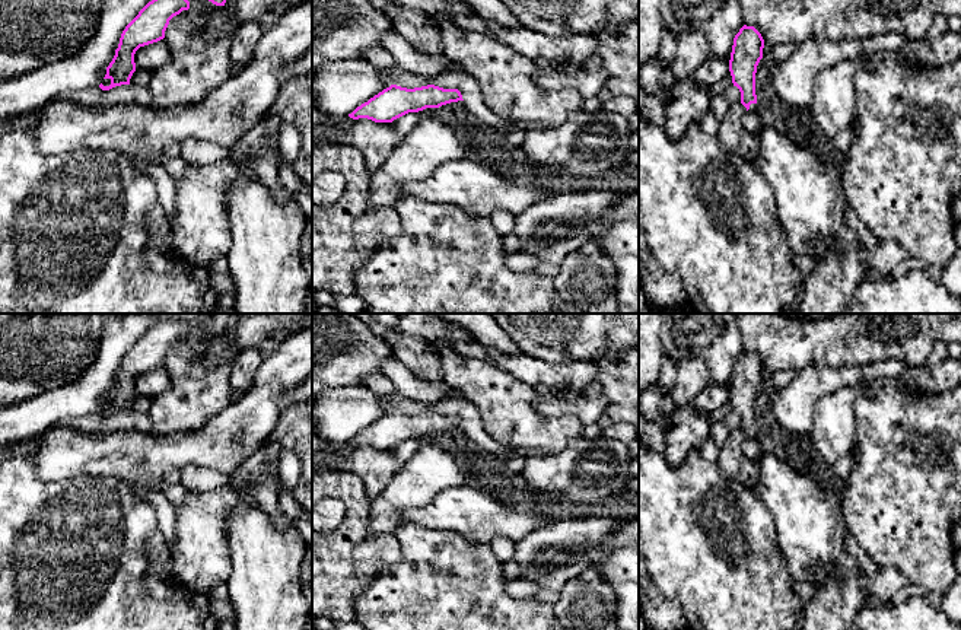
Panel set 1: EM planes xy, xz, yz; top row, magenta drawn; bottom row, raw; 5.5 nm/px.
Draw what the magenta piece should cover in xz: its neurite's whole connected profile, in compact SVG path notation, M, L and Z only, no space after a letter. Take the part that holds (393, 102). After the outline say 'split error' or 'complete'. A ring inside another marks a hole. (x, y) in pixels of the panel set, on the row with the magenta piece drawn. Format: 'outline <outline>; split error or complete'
outline M391 85L357 106L349 117L353 120L367 118L375 122L392 122L408 112L439 108L458 101L464 101L458 89L443 89L435 85L407 89Z; complete

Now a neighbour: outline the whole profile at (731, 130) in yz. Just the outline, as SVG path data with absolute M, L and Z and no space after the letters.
M738 102L731 105L723 120L719 122L717 140L726 153L735 153L744 134L742 117L747 108Z

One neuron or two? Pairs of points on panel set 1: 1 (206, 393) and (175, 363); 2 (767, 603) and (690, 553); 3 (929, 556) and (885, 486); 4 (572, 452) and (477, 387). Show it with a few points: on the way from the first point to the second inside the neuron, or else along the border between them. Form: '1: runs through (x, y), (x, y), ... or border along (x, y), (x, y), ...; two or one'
1: runs through (199, 385), (183, 369); one
2: runs through (748, 603), (729, 592), (709, 572); one
3: runs through (915, 538), (901, 515), (900, 503); one
4: border along (581, 435), (557, 454); two

